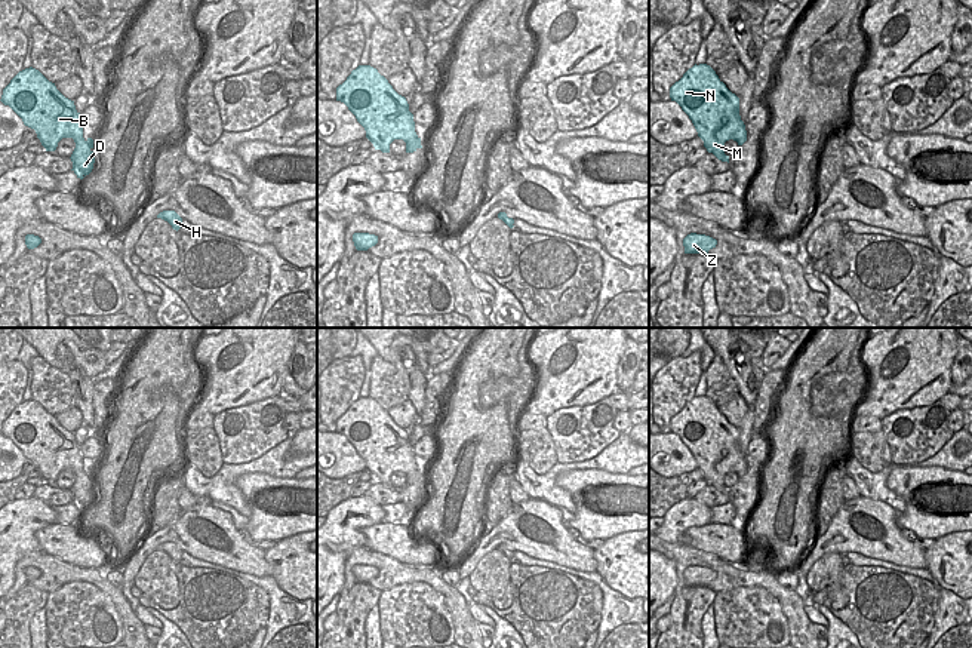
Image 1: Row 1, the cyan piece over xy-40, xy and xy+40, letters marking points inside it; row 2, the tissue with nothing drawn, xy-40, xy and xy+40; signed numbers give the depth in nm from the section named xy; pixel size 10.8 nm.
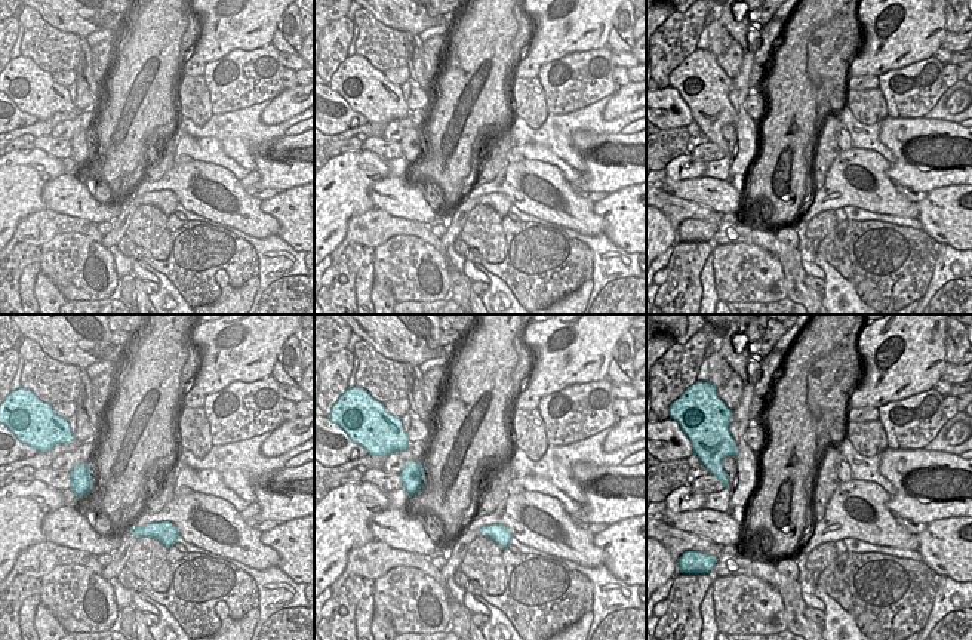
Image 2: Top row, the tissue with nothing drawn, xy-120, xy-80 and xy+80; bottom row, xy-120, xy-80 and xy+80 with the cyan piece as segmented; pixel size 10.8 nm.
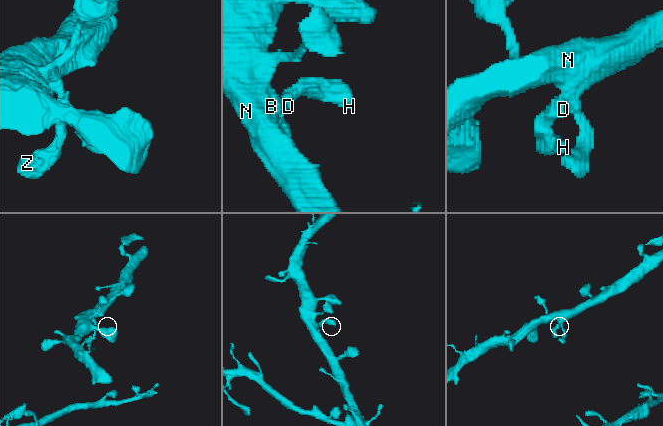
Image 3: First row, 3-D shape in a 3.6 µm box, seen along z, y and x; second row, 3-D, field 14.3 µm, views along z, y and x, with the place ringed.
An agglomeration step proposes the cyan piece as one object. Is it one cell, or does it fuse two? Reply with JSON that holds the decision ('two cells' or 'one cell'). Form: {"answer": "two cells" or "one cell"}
{"answer": "one cell"}

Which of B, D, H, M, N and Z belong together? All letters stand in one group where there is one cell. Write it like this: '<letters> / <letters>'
B D H M N Z

